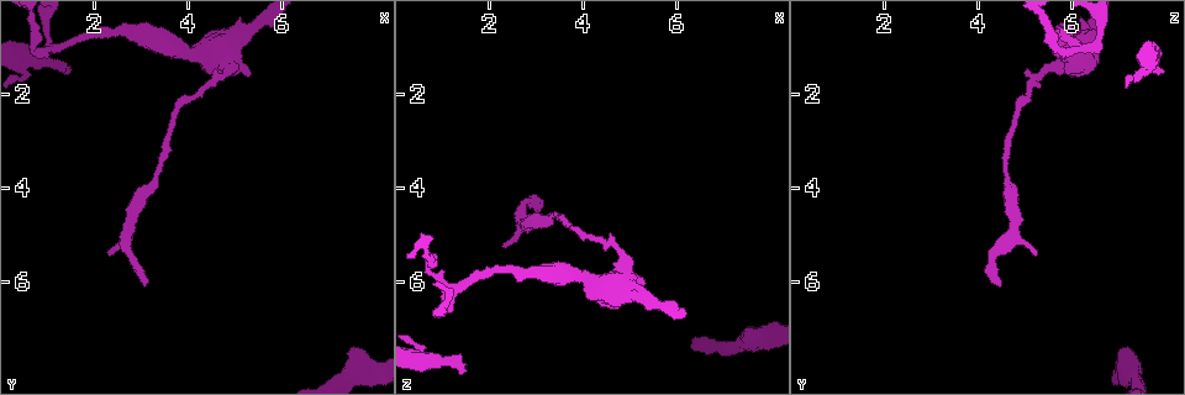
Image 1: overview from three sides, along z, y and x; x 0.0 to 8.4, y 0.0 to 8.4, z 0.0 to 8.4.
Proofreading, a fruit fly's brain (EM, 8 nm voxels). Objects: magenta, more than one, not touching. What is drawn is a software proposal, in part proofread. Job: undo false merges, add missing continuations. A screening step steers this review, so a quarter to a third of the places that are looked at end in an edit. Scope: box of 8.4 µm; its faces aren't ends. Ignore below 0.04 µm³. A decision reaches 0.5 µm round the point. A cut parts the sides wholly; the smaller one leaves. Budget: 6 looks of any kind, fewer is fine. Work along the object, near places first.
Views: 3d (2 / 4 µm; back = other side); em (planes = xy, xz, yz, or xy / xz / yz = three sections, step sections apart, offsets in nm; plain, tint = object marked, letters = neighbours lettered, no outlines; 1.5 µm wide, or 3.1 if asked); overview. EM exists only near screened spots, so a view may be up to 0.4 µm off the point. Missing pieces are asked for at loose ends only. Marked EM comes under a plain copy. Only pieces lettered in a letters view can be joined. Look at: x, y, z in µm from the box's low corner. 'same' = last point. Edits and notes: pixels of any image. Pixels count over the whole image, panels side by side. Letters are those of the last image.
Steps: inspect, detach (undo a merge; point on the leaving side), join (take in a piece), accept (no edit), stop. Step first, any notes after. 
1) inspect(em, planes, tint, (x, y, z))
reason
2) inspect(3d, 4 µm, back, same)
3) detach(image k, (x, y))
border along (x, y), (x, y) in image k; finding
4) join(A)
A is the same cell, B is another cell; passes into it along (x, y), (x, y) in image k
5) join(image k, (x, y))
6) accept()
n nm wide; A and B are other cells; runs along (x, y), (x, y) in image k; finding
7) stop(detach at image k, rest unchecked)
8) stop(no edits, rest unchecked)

inspect(3d, 2 µm, (3.10, 6.10, 4.50))

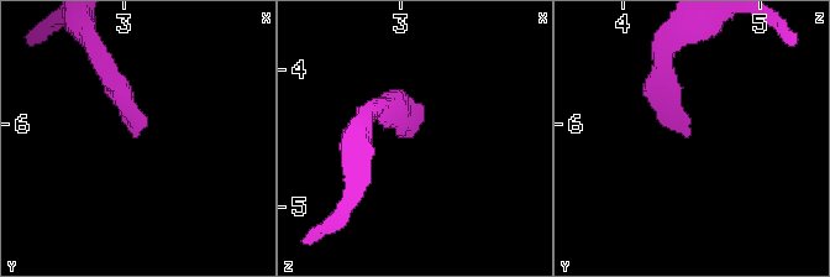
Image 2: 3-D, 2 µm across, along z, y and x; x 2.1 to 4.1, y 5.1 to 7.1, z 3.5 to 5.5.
inspect(em, planes, letters, (3.06, 6.08, 4.50))

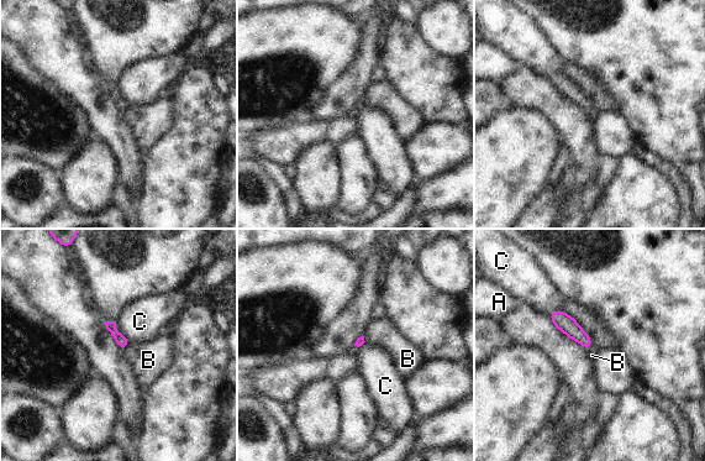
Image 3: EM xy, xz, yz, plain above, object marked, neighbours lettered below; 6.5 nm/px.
accept()
A, B and C are other cells; border along (548, 314), (569, 314), (592, 346) in image 3; none of them fits

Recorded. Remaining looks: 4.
inspect(em, xz, step 4, tint, (3.30, 3.75, 4.65))
sudden change in width

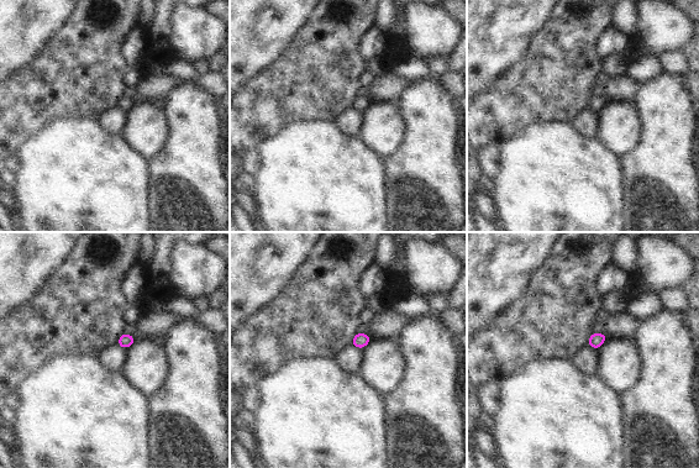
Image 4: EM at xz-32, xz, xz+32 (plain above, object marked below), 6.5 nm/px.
inspect(em, planes, letters, same)
another direction

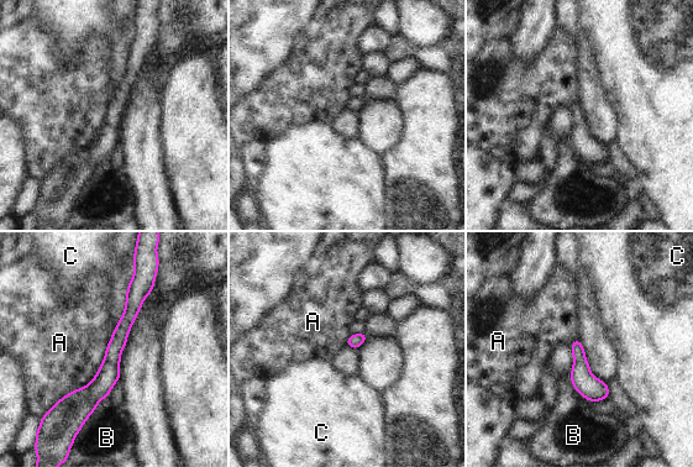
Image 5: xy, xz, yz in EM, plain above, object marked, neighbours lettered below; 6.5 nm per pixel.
accept()
A touches over 700 nm; A, B and C are other cells; one cell here

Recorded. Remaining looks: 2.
inspect(em, xz, step 8, letters, (1.35, 1.55, 7.90))
branch stops here

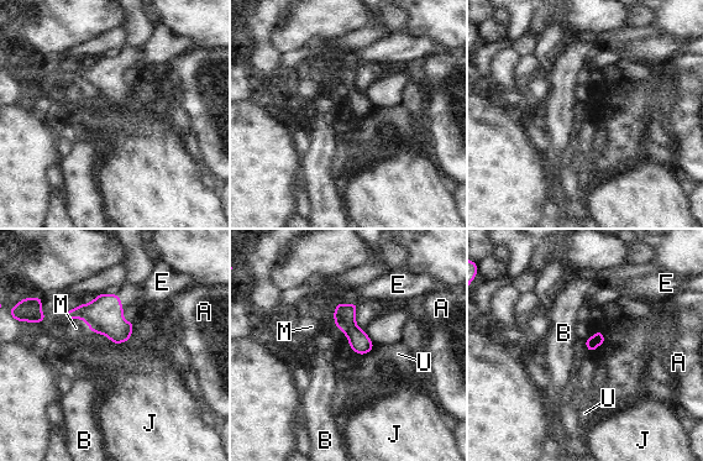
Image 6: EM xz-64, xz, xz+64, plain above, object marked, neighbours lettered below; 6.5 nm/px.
join(E)
E is the same cell, A, B, J, M and U are other cells; passes into it along (104, 315), (120, 300), (155, 287) in image 6; the cell continues

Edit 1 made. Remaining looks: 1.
stop(join at image 6, rest unchecked)

